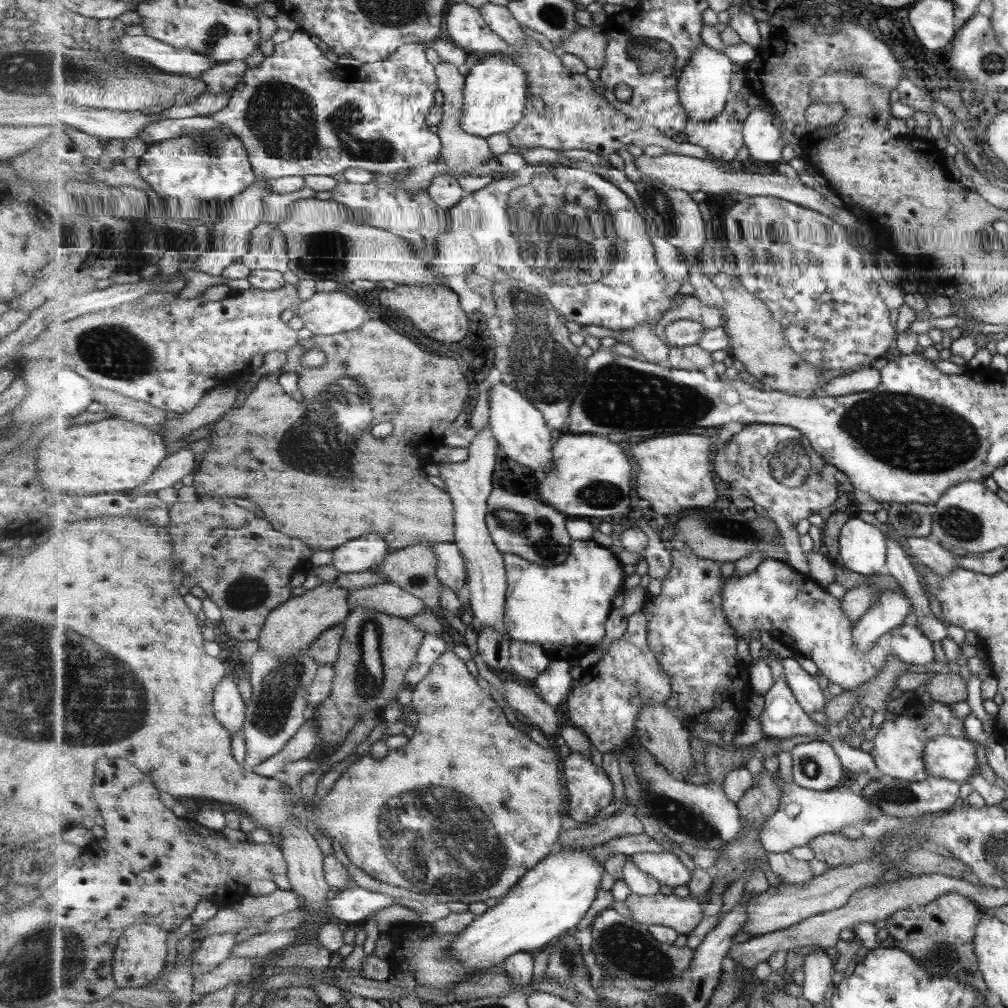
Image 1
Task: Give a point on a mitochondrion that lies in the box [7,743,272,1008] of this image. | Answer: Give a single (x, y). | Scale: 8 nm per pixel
(41, 965)

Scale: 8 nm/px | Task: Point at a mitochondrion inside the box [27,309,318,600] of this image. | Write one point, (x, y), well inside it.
(117, 352)

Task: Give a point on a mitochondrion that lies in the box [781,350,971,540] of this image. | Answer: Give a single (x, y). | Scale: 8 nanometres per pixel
(913, 519)

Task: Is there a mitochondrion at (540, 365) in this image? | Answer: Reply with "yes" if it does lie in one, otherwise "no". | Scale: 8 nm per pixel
yes

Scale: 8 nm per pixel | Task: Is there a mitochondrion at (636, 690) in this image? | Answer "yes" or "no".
yes

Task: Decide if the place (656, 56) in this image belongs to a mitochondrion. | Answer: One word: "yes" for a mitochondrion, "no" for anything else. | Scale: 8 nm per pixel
yes

